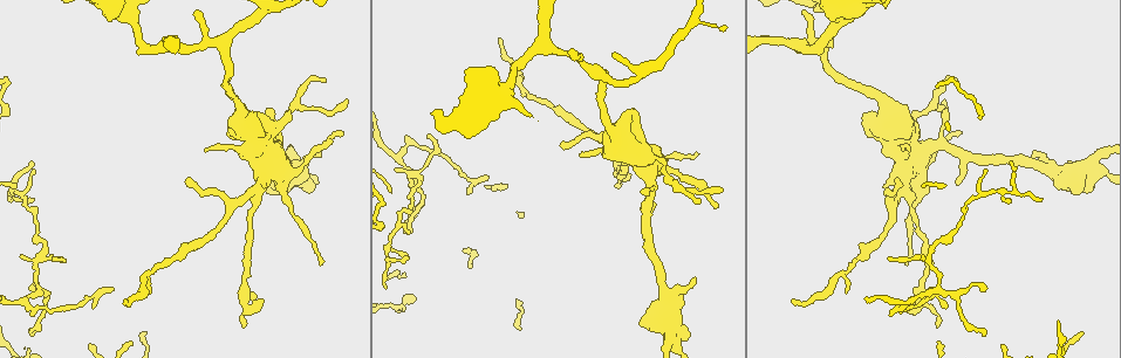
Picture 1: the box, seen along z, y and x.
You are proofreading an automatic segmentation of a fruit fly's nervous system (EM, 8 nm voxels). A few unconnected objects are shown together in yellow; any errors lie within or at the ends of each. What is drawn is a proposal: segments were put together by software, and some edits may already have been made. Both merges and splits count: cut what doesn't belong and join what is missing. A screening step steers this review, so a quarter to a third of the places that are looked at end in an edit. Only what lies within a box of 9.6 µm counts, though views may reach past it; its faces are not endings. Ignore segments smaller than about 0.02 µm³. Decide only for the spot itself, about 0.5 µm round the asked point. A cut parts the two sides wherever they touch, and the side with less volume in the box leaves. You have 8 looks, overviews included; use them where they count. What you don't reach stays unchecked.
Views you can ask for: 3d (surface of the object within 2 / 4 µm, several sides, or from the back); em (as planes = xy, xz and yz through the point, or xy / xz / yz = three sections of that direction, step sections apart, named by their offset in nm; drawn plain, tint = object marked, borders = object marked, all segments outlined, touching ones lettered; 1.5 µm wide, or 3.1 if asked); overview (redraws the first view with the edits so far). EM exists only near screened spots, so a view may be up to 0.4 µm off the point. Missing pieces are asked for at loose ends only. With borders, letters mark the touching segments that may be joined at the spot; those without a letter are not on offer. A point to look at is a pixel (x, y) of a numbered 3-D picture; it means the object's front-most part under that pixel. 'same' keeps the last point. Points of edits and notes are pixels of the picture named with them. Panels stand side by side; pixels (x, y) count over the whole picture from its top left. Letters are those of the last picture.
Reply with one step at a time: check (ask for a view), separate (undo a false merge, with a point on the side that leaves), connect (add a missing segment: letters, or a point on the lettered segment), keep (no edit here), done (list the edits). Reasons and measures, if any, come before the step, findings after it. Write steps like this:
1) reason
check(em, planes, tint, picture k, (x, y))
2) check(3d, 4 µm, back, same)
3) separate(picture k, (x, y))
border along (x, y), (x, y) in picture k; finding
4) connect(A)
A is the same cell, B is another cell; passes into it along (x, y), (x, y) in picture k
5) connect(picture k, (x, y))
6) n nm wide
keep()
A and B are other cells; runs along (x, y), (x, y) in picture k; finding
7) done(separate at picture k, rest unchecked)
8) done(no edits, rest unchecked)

free end
check(3d, 4 µm, picture 1, (113, 287))

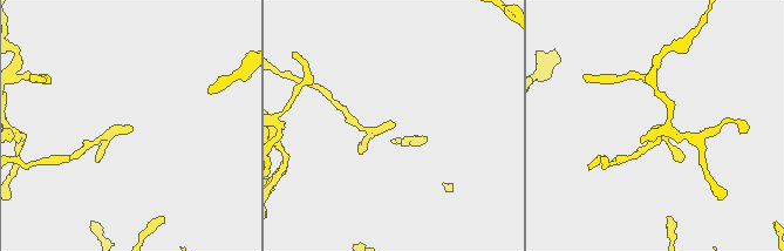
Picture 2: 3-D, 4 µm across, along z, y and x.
check(em, planes, tint, picture 2, (657, 126))

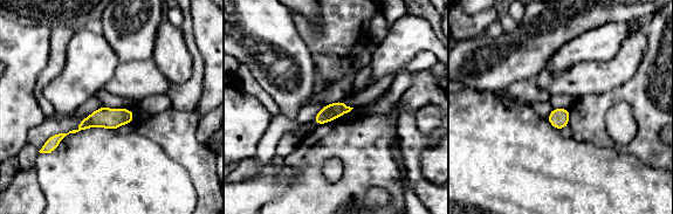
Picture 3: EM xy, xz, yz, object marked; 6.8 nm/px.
see the neighbours
check(em, planes, borders, same)

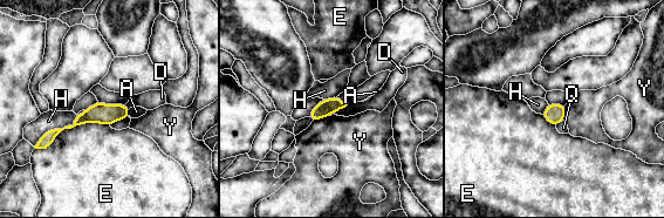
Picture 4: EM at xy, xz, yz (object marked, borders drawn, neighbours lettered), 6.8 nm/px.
110 nm wide
keep()
A, D, E, H, Q and Y are other cells; border along (348, 103), (334, 113) in picture 4; no lettered segment goes on from it

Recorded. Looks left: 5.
thin end
check(3d, 2 µm, picture 1, (897, 183))

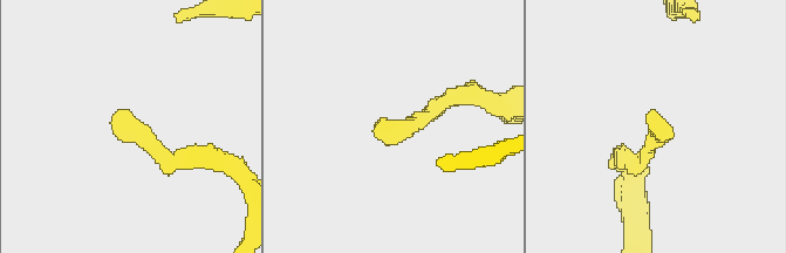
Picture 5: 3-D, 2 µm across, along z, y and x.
need the tissue
check(em, xy, step 4, tint, picture 5, (659, 121))

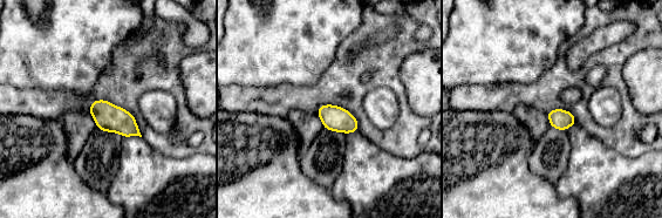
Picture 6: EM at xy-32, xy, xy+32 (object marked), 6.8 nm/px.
check(em, planes, borders, same)

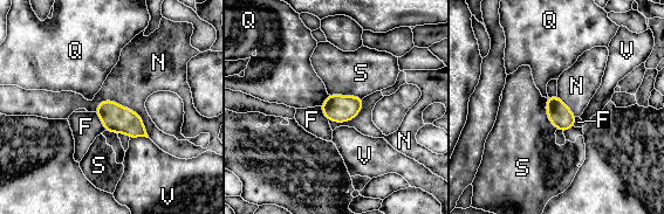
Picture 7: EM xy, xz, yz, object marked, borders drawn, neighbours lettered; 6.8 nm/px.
keep()
F, N, Q, S and V are other cells; border along (96, 105), (131, 109), (149, 137) in picture 7; no lettered segment goes on from it

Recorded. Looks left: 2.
done(no edits, rest unchecked)

